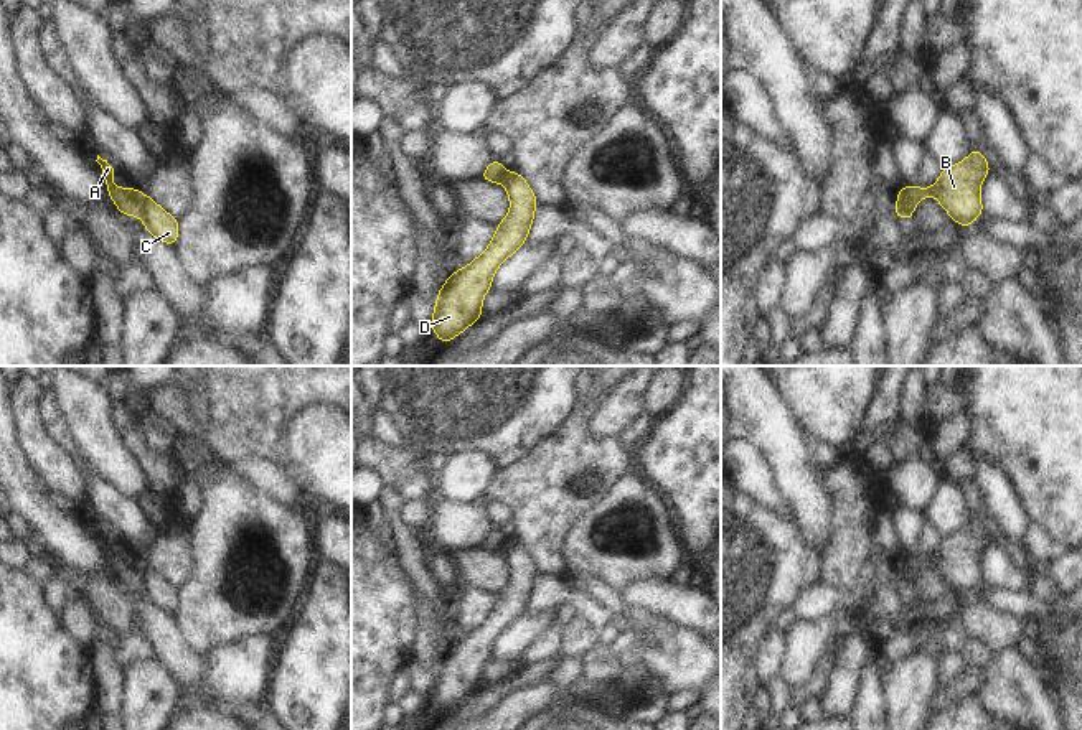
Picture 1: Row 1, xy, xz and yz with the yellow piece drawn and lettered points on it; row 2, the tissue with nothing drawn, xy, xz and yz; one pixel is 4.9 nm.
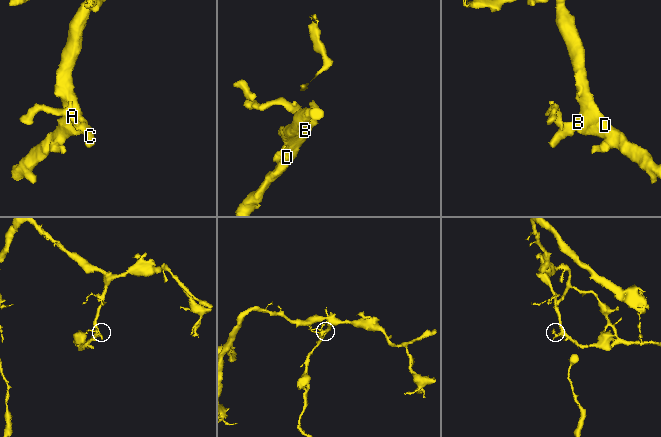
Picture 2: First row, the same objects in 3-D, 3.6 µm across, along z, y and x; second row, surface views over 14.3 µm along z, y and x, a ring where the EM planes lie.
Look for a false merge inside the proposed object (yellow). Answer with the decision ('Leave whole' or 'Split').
Split.

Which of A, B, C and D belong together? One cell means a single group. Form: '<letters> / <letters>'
A / B C D

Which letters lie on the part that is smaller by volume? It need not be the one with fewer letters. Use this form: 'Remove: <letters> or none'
Remove: A

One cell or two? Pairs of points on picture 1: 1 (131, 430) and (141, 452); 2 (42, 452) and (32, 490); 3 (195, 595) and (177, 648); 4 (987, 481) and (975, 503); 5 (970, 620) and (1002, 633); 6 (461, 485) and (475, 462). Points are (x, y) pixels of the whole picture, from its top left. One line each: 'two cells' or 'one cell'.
1: one cell
2: two cells
3: two cells
4: two cells
5: one cell
6: one cell

